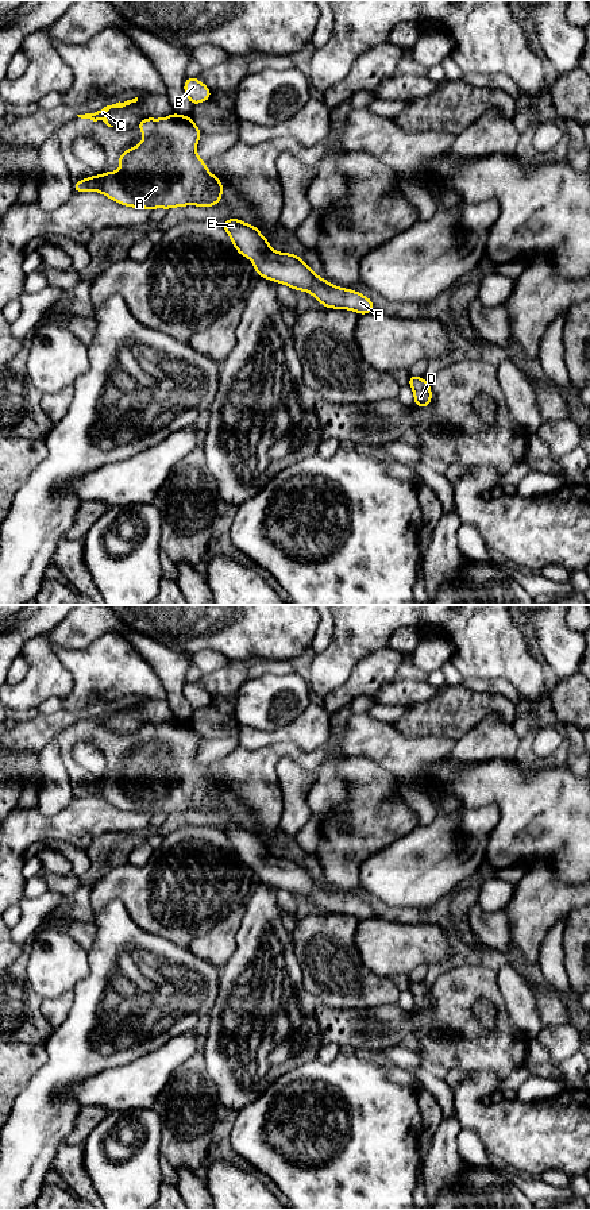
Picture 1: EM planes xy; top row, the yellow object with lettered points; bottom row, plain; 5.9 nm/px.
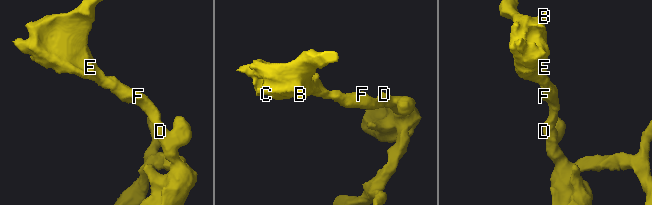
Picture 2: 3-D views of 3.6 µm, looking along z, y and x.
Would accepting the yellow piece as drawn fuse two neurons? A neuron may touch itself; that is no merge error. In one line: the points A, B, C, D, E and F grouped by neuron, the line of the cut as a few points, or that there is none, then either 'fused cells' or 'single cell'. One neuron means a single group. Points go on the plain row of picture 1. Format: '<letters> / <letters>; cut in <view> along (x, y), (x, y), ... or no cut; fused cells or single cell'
A B C D E F; no cut; single cell

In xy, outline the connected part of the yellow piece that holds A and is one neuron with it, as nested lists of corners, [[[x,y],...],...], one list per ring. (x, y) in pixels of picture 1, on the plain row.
[[[192,721],[144,722],[136,731],[144,745],[117,762],[119,777],[76,786],[73,797],[99,797],[124,812],[215,812],[223,802],[223,786],[207,777],[196,754],[203,737]]]

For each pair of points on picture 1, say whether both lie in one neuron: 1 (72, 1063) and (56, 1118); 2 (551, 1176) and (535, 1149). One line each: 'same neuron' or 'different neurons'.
1: same neuron
2: different neurons

